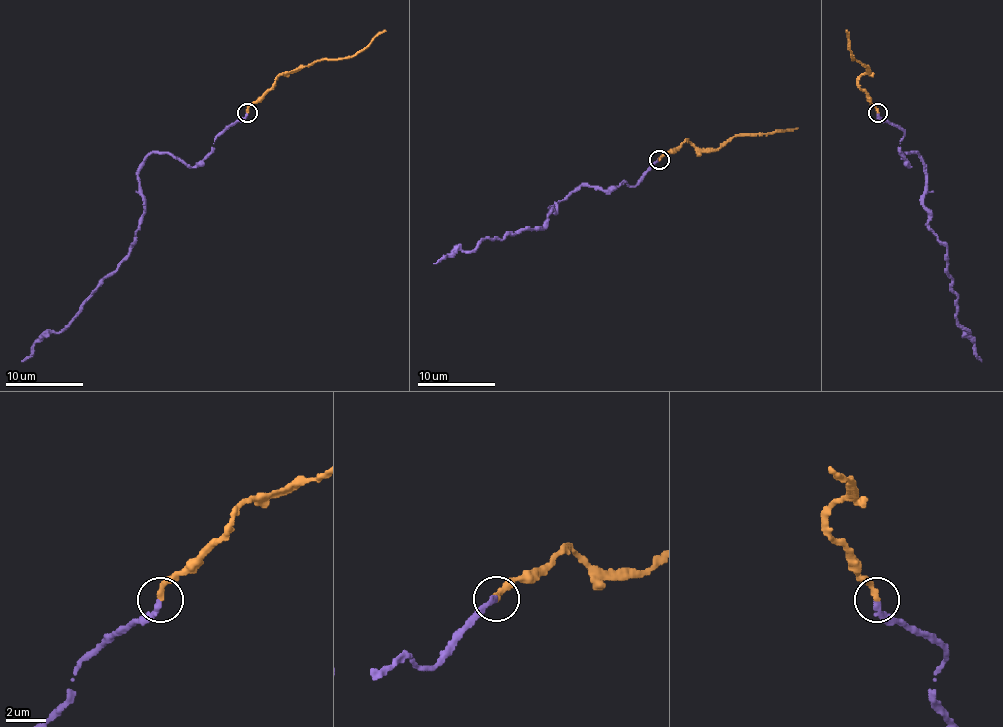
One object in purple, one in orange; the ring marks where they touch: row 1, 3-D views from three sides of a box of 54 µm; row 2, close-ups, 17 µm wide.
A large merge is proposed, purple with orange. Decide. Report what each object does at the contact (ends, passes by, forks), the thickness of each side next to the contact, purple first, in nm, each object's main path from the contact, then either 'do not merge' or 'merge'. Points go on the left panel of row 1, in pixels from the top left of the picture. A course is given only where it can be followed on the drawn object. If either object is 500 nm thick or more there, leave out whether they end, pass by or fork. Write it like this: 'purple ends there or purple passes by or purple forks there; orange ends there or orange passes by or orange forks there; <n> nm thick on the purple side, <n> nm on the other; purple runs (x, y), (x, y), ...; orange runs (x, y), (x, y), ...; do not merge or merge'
purple ends there; orange ends there; 320 nm thick on the purple side, 300 nm on the other; purple runs (246, 112), (193, 166), (164, 152), (147, 156), (137, 176), (145, 209), (129, 255), (21, 362); orange runs (248, 112), (248, 108), (284, 71), (323, 59), (352, 57), (385, 30); merge

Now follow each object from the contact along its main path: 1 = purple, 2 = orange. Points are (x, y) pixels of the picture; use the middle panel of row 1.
1: (658, 159), (634, 186), (576, 186), (549, 208), (557, 206), (541, 229), (483, 239), (433, 264)
2: (660, 159), (685, 140), (696, 148), (716, 149), (735, 136), (797, 128)

